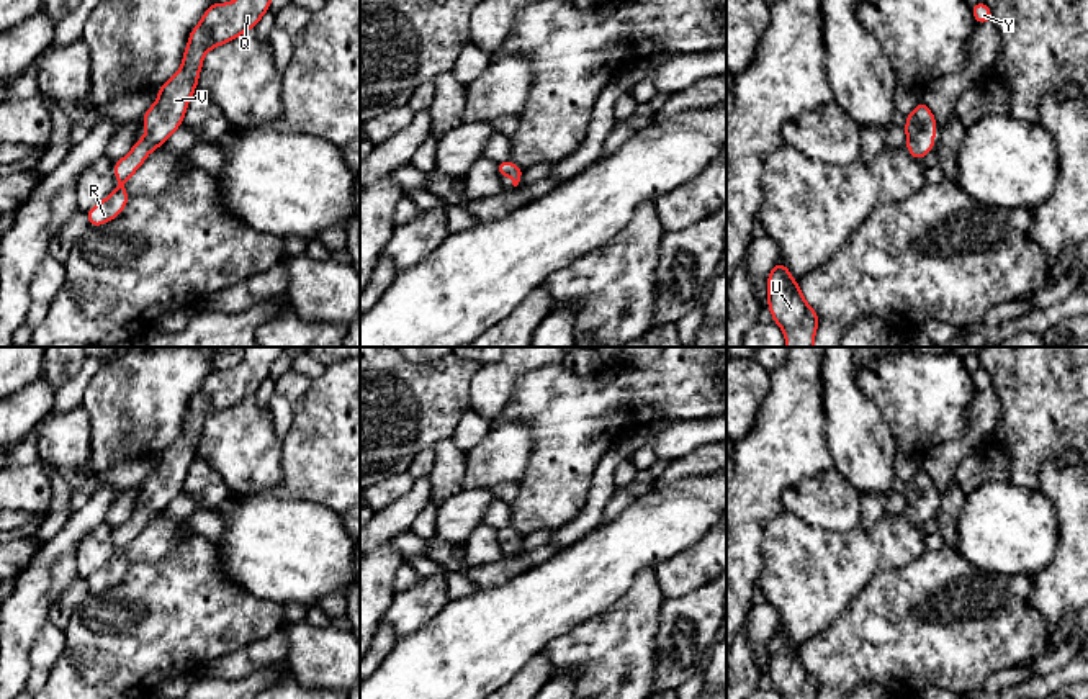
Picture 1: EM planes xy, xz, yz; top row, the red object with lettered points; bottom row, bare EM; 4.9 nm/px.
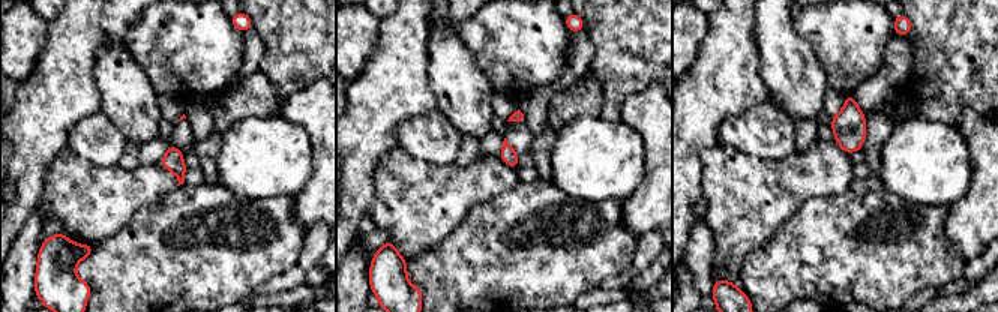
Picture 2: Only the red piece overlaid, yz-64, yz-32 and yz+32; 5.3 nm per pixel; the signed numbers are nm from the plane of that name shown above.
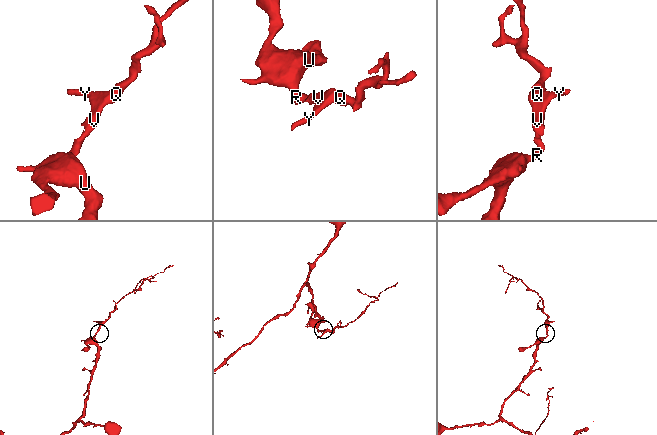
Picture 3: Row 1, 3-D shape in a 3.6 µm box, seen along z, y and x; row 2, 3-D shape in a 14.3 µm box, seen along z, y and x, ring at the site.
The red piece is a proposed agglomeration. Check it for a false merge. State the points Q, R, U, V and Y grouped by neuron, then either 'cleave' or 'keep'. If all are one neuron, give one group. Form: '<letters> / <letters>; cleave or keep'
Q R U V Y; keep

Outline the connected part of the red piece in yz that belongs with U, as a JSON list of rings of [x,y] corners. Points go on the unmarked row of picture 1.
[[[776,629],[767,643],[767,673],[782,699],[816,699],[818,681],[805,668],[790,637]]]

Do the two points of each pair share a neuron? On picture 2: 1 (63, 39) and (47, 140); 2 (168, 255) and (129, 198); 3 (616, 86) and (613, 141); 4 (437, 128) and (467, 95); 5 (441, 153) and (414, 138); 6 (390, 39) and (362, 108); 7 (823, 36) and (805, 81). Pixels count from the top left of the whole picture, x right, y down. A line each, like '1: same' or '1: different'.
1: same
2: different
3: different
4: different
5: same
6: same
7: different

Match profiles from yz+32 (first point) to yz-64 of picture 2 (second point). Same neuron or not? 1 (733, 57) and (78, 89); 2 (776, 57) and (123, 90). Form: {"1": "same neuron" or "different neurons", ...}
{"1": "same neuron", "2": "same neuron"}

